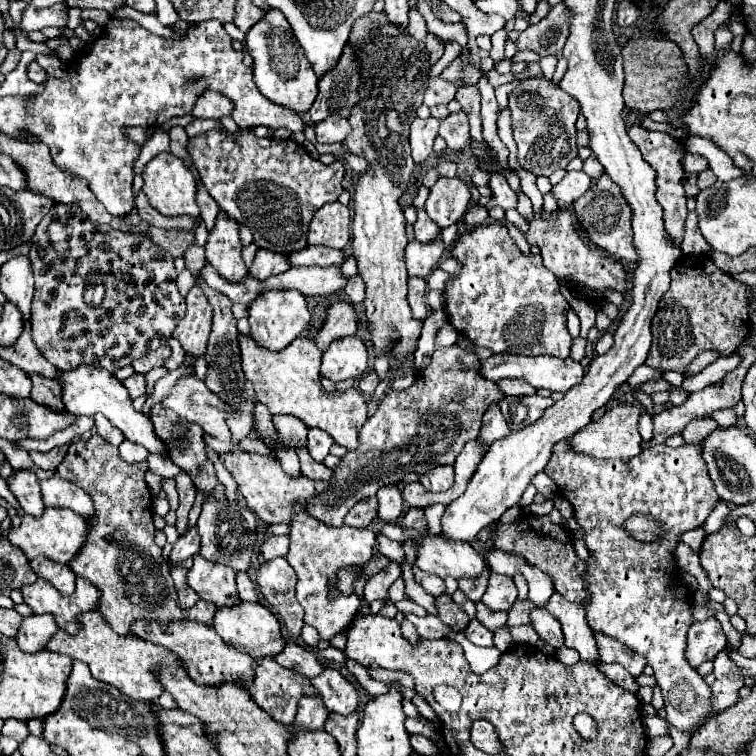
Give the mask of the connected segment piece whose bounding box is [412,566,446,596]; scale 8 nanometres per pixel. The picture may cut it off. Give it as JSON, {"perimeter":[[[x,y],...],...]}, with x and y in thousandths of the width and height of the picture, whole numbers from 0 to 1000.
{"perimeter":[[[545,749],[545,757],[548,757],[548,767],[550,767],[566,786],[582,788],[582,786],[590,783],[585,765],[579,765],[579,762],[574,762],[574,759],[563,759],[563,757],[553,754],[550,749]]]}

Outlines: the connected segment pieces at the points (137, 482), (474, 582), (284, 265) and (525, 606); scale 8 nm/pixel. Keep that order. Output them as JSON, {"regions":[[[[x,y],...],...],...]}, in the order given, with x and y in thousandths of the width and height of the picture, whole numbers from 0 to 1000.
{"regions":[[[[132,574],[93,587],[77,627],[103,640],[124,664],[124,688],[116,688],[119,704],[103,733],[93,741],[93,751],[132,780],[127,807],[159,841],[172,839],[172,825],[183,817],[209,823],[257,820],[278,828],[286,810],[286,802],[278,796],[262,794],[251,807],[235,802],[222,746],[214,738],[214,725],[204,717],[204,659],[190,635],[193,624],[196,611],[164,611],[156,603],[156,593],[146,590]]],[[[638,757],[635,762],[630,765],[608,765],[606,767],[606,778],[624,794],[624,796],[632,796],[640,783],[643,783],[643,775],[646,775],[646,757]]],[[[341,331],[339,341],[336,341],[336,349],[331,354],[331,362],[341,370],[352,370],[354,365],[373,362],[384,354],[386,354],[386,349],[378,339],[368,339],[368,336],[354,333],[354,331]]],[[[683,794],[677,799],[677,804],[672,807],[672,823],[669,823],[669,828],[677,831],[677,828],[690,828],[690,825],[702,827],[701,807],[709,803],[700,794]]]]}

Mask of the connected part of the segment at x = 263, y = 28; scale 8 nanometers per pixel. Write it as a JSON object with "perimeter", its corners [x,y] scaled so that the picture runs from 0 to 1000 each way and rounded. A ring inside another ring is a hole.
{"perimeter":[[[357,13],[341,34],[333,34],[325,48],[328,71],[336,77],[336,108],[347,127],[354,132],[381,140],[399,151],[407,148],[421,127],[421,101],[413,93],[399,61],[394,58],[381,26],[368,13]]]}

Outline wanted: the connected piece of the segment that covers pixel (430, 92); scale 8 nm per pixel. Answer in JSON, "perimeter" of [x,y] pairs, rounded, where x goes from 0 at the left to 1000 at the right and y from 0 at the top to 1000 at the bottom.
{"perimeter":[[[579,101],[579,103],[569,103],[569,106],[566,106],[566,116],[563,116],[563,122],[561,122],[561,138],[563,138],[563,140],[593,138],[593,135],[601,130],[601,124],[603,124],[606,116],[608,116],[608,114],[601,114],[601,111],[595,111],[595,108],[585,106],[582,101]]]}

